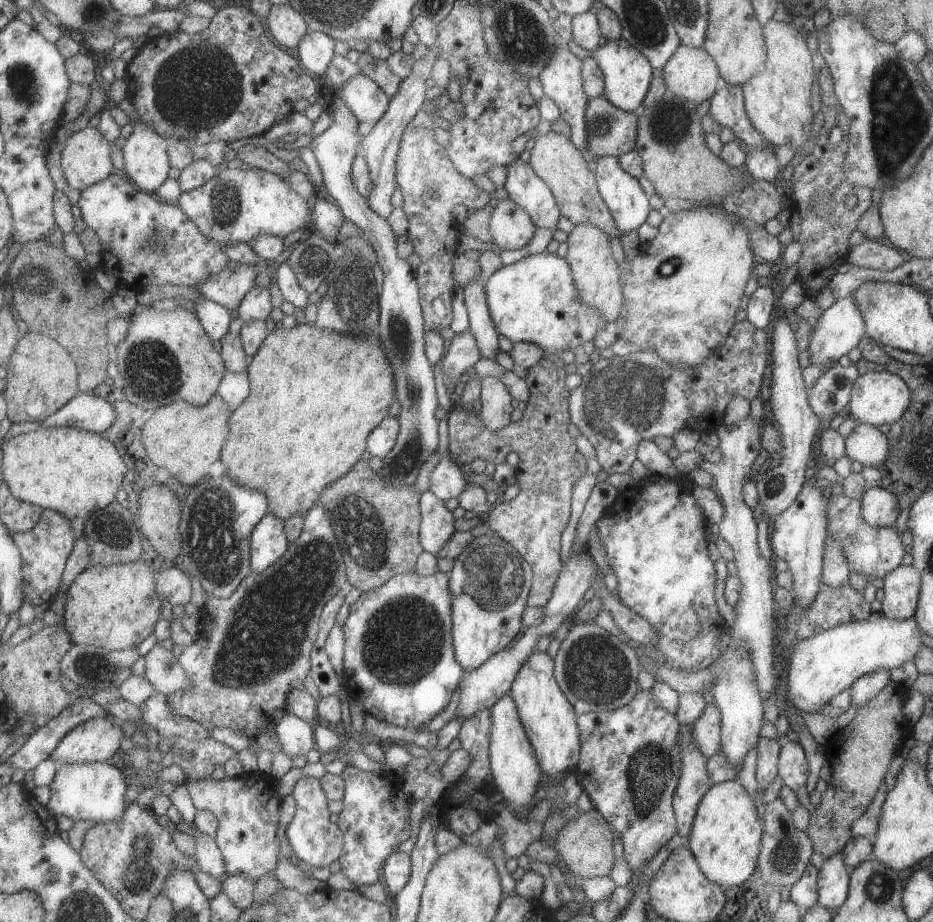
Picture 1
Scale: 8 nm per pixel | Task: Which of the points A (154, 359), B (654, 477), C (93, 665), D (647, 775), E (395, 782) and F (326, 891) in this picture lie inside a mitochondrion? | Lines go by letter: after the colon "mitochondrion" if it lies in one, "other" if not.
A: mitochondrion
B: other
C: mitochondrion
D: mitochondrion
E: other
F: other

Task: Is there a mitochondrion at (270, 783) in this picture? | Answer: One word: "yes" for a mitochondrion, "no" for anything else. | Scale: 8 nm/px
no

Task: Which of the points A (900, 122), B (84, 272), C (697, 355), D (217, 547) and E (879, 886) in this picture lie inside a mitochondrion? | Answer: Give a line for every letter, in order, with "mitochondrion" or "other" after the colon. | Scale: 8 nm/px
A: mitochondrion
B: other
C: other
D: mitochondrion
E: mitochondrion

